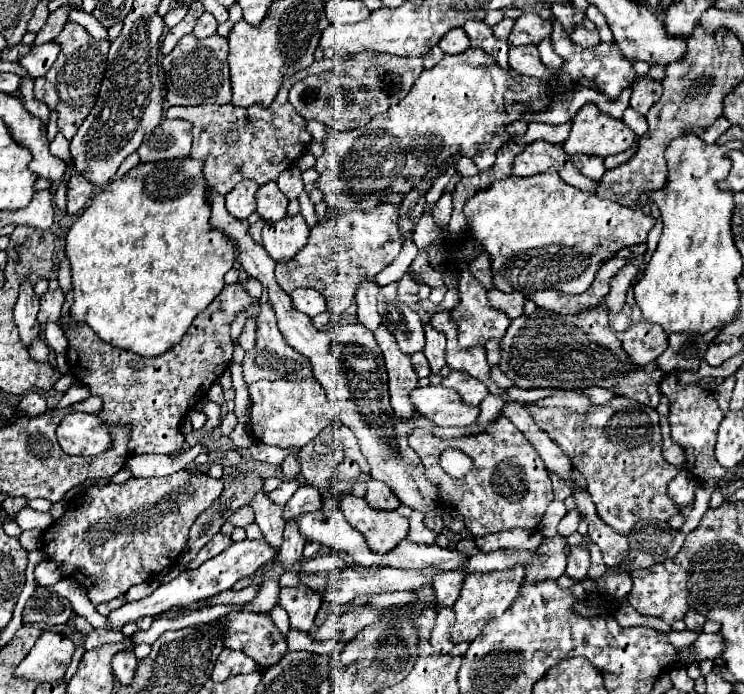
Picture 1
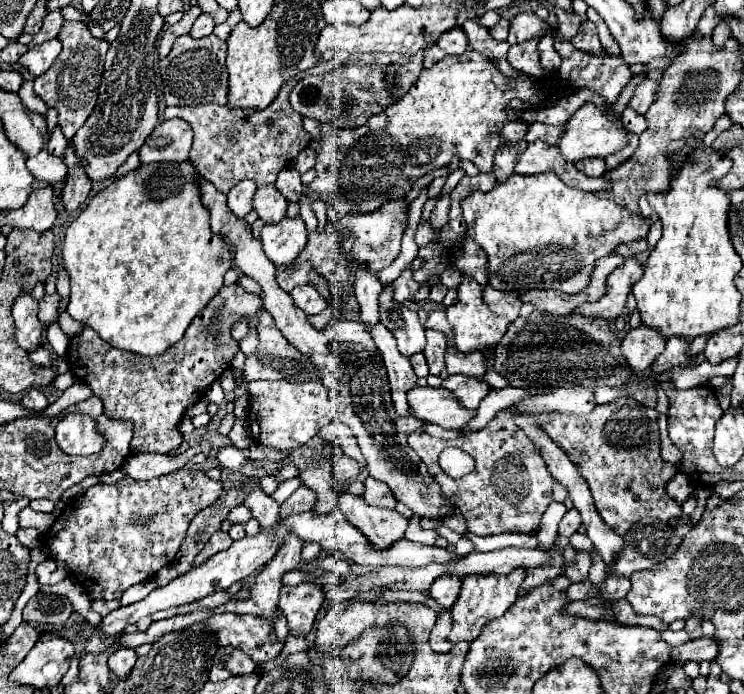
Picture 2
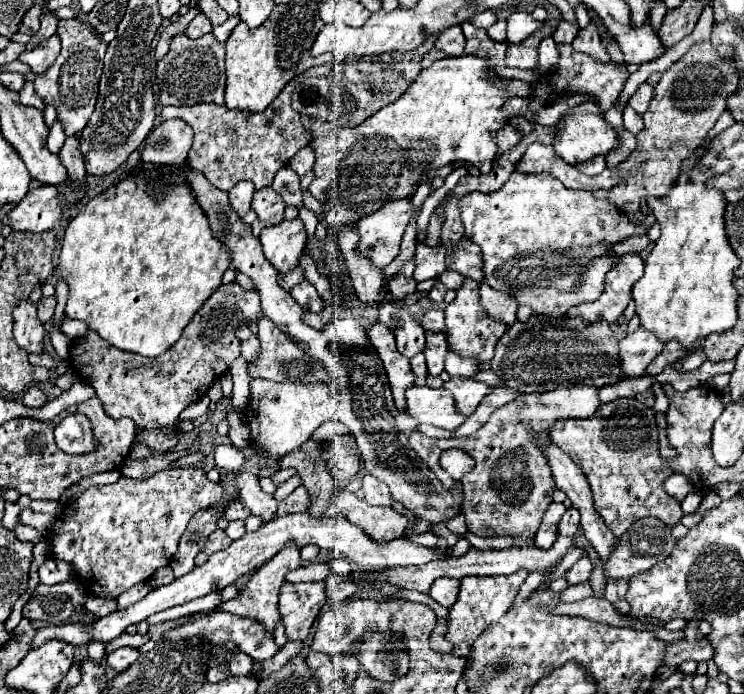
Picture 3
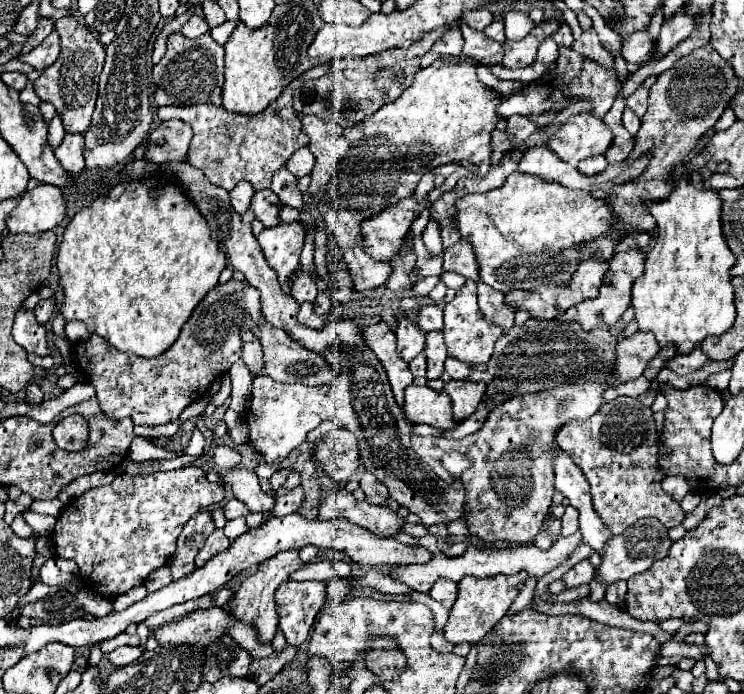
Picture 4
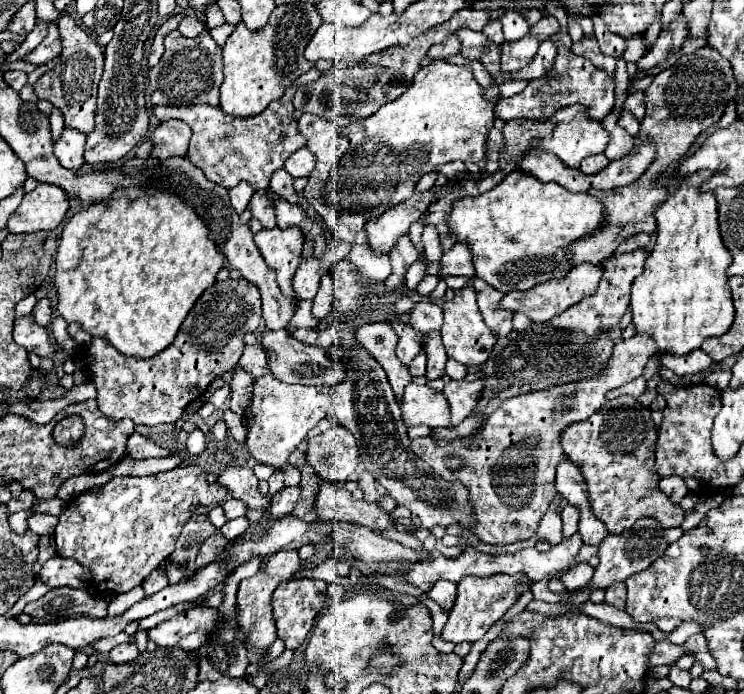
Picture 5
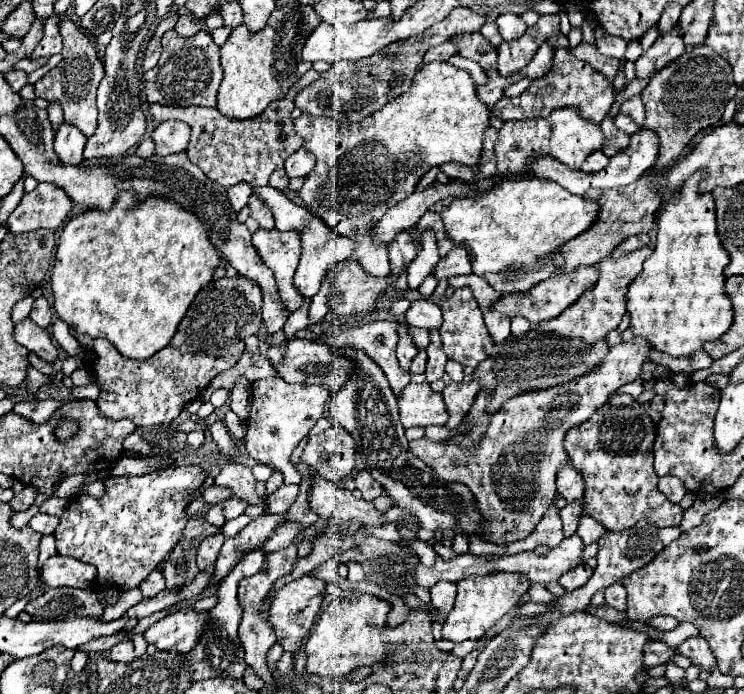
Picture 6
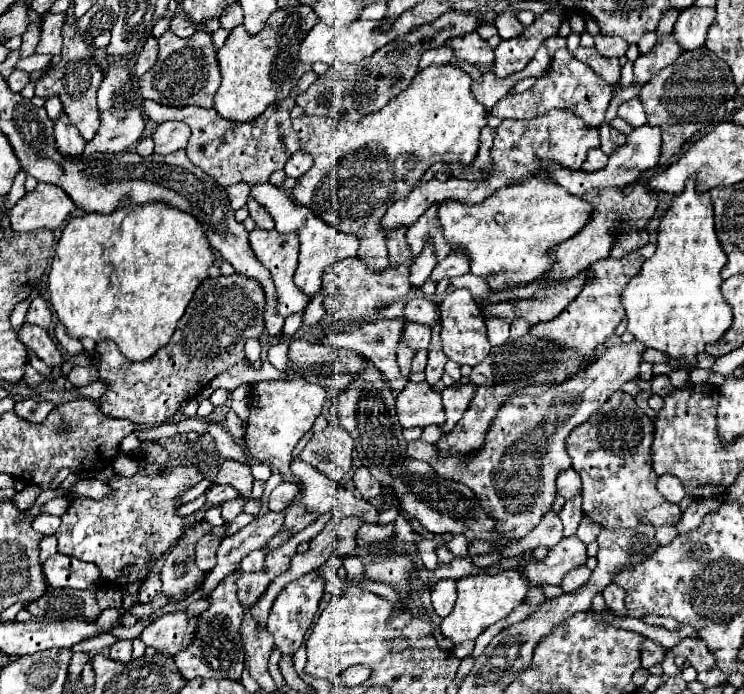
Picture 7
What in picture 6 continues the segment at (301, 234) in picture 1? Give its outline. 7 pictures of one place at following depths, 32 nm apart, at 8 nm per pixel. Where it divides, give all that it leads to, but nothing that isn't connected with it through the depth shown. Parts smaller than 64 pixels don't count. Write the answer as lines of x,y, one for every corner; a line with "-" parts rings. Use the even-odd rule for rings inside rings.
256,230
252,234
252,244
262,258
262,262
274,272
276,286
286,312
294,312
304,304
304,296
296,292
292,282
298,260
300,260
300,236
298,232
278,232
274,230

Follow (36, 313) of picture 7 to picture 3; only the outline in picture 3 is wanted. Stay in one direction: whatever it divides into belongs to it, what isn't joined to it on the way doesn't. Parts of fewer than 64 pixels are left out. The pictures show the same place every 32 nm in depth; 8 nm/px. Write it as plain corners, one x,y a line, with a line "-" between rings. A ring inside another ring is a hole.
54,296
42,298
42,300
36,304
36,308
38,308
38,320
40,320
42,324
46,324
48,320
52,320
52,316
54,316
54,306
56,306
56,298
54,298

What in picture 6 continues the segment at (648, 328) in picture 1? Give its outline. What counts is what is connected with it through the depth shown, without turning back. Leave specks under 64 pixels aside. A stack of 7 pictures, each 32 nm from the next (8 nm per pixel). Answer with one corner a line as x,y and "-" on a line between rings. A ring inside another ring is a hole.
632,338
630,342
612,346
606,358
592,372
580,378
506,400
492,416
486,436
476,448
462,450
420,438
410,442
410,452
434,468
440,478
462,482
472,490
484,520
490,522
488,532
482,534
484,540
510,544
526,538
556,498
558,470
562,464
570,464
568,454
564,452
564,436
568,434
568,428
588,420
622,384
636,380
648,350
650,344
646,340

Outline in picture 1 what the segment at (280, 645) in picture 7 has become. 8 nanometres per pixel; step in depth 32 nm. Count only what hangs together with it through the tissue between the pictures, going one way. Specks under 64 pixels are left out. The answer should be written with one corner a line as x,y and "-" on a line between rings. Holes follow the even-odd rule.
298,584
294,588
282,588
280,592
280,606
290,616
290,628
300,632
310,632
320,604
322,596
304,584

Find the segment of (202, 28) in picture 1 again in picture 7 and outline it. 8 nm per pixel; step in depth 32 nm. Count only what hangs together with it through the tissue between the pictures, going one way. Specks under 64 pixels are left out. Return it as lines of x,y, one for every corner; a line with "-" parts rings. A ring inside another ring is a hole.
180,14
180,16
174,16
170,20
170,28
168,30
174,32
176,36
180,36
180,38
188,38
188,36
192,36
196,32
196,26
184,14

